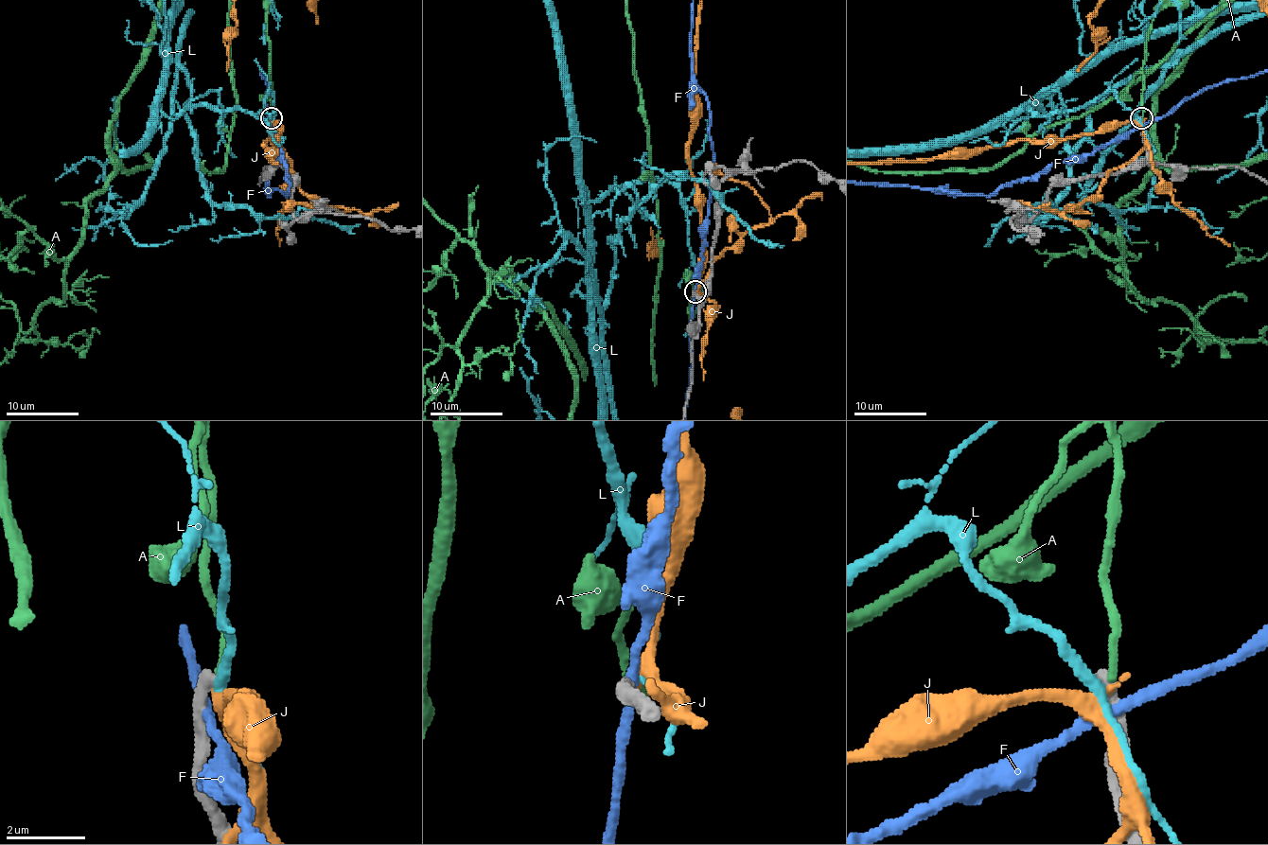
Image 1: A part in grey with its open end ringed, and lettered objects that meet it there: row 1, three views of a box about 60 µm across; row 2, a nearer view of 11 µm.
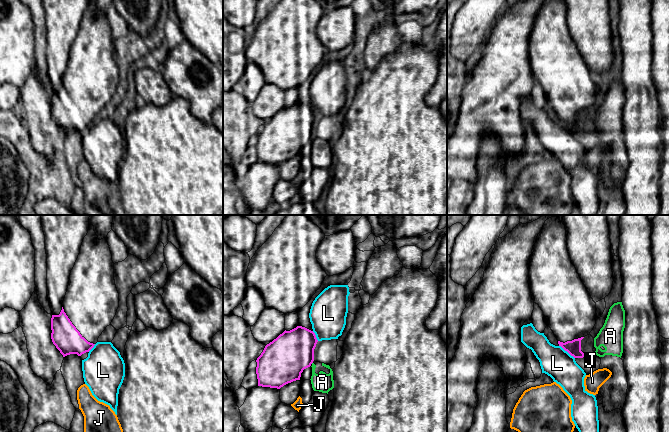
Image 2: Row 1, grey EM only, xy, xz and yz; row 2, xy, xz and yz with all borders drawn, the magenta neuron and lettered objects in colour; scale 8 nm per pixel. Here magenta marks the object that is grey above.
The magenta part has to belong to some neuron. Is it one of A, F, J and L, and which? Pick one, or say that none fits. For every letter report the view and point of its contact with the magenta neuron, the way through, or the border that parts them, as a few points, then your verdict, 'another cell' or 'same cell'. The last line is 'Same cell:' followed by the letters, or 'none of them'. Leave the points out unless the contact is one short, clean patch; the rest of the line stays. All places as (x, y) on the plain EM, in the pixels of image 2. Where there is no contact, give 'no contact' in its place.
A: no contact; another cell
F: no contact; another cell
J: no contact; another cell
L: meets magenta in yz at (567, 127); border along yz (559, 121), (574, 134); another cell
Same cell: none of them

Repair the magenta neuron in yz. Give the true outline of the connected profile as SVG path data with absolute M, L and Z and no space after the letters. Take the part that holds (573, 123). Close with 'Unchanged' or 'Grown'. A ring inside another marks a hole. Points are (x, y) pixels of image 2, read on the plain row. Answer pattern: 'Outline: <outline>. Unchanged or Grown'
Outline: M564 0L543 1L530 33L529 58L532 75L543 87L559 122L574 134L587 132L581 127L581 116L590 111L596 100L596 79L572 40Z. Grown

